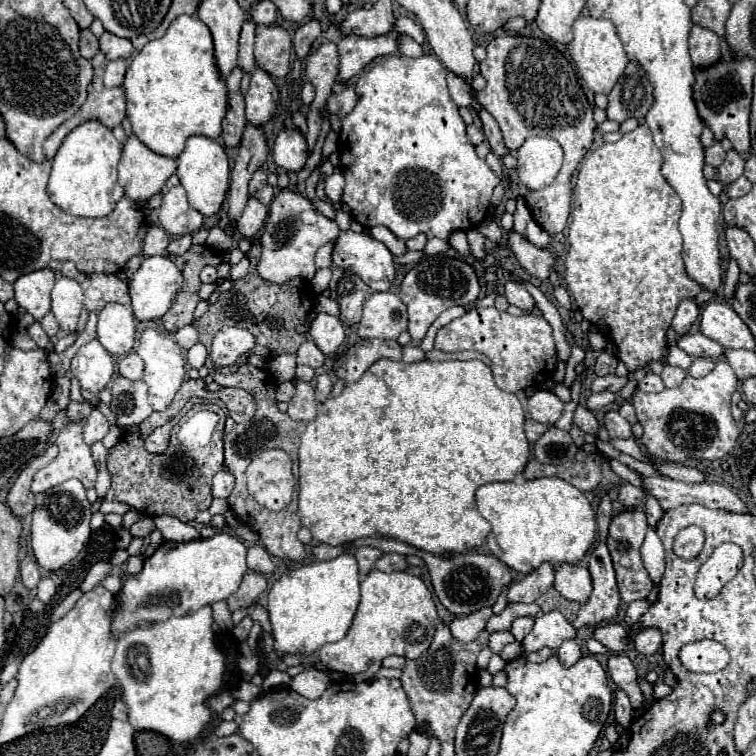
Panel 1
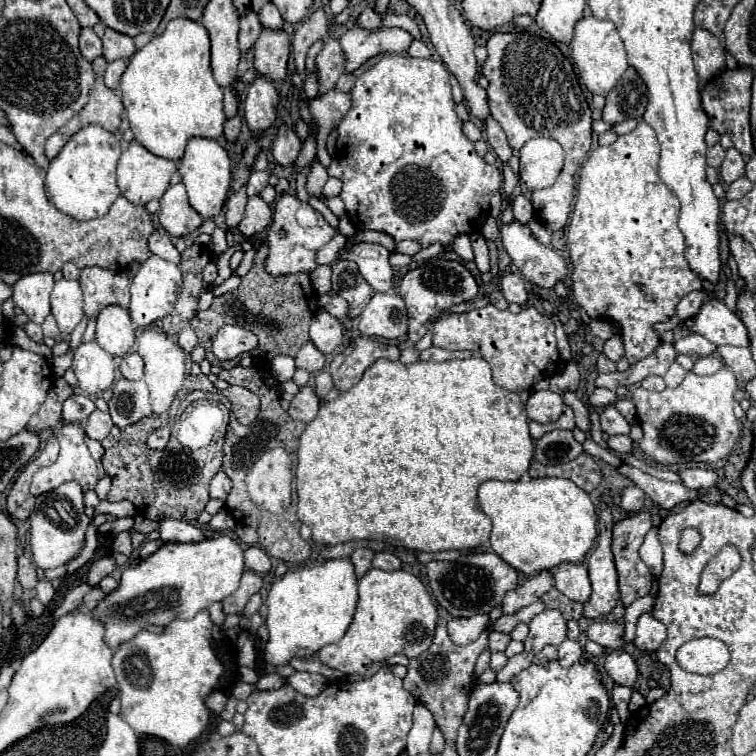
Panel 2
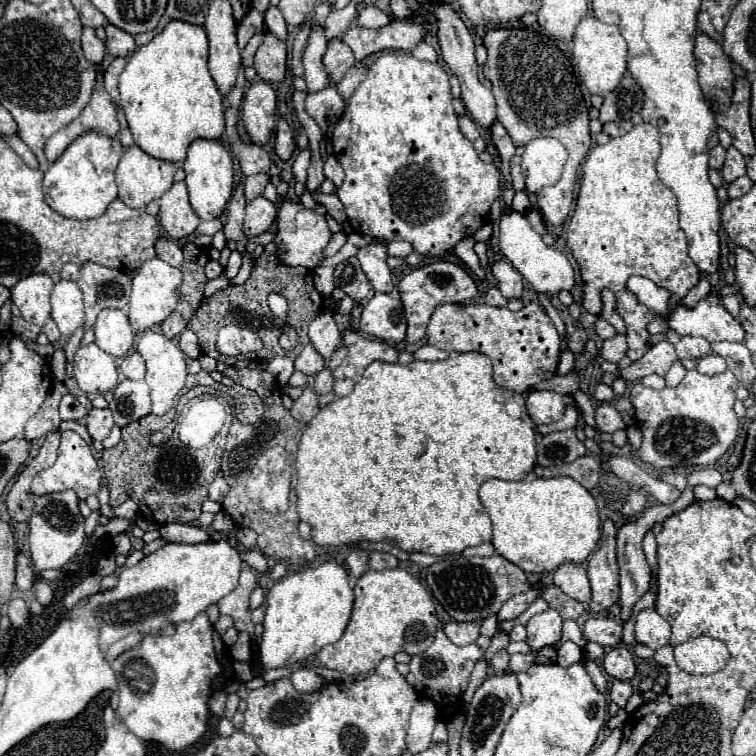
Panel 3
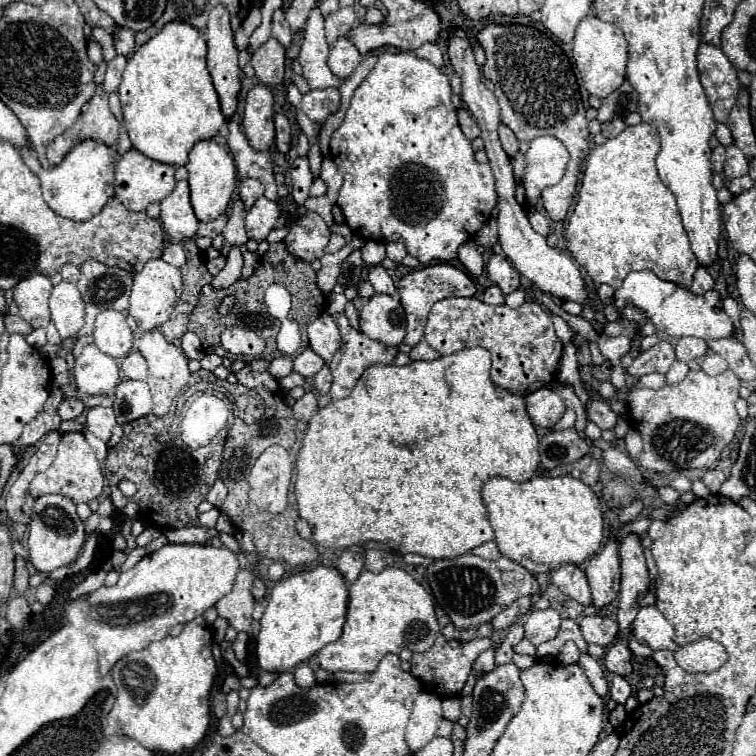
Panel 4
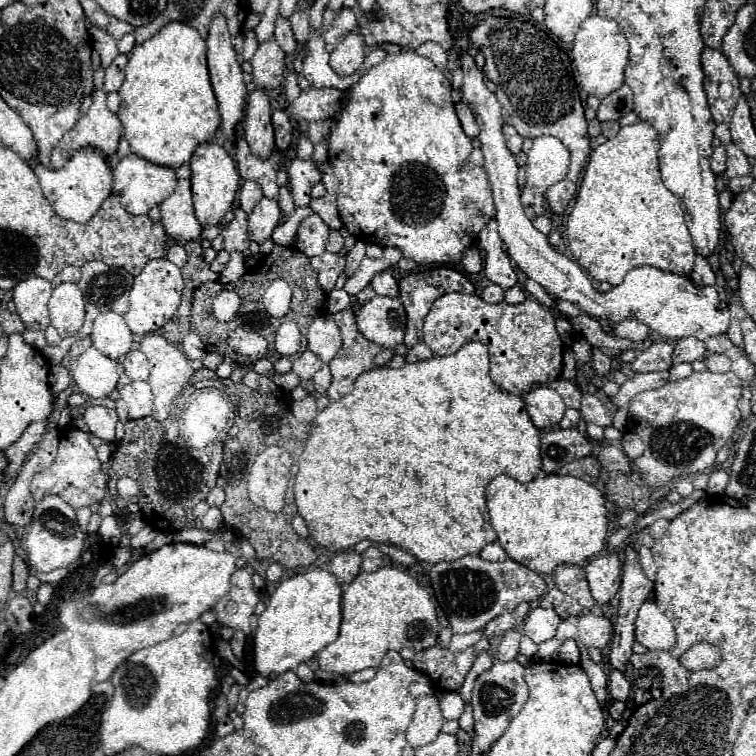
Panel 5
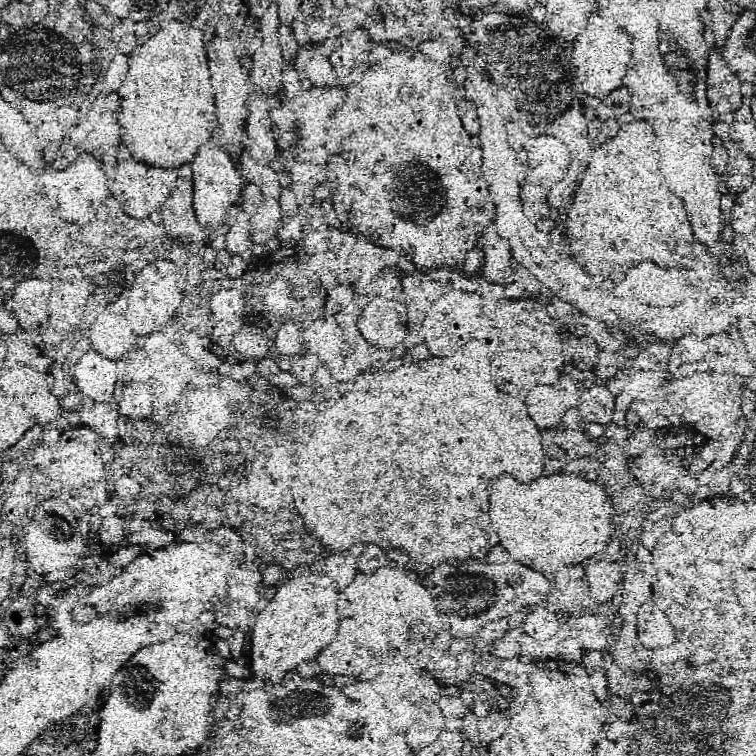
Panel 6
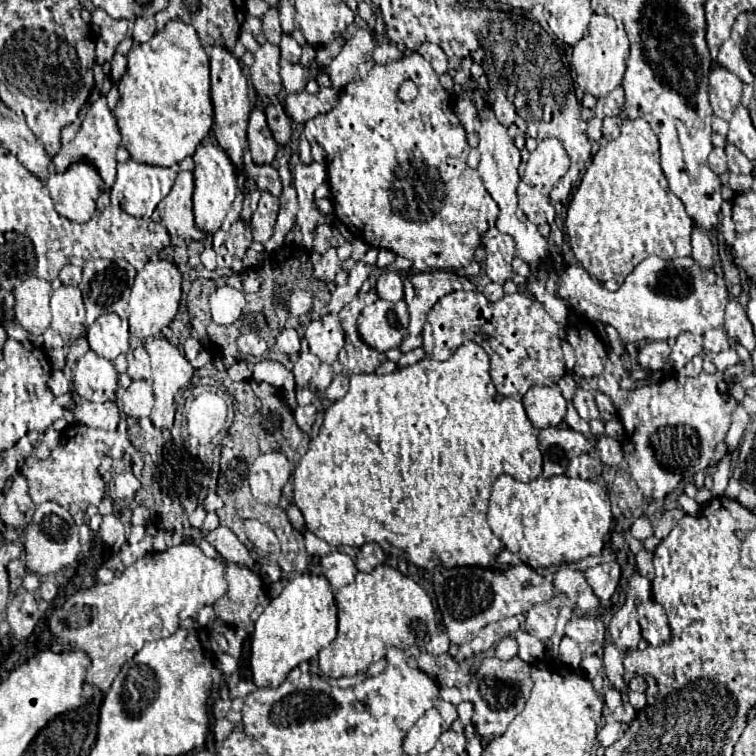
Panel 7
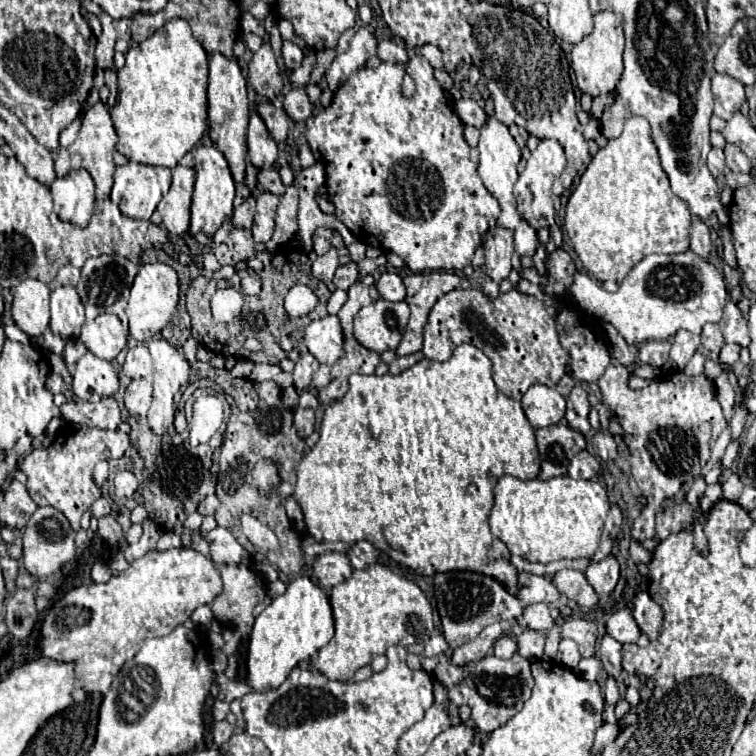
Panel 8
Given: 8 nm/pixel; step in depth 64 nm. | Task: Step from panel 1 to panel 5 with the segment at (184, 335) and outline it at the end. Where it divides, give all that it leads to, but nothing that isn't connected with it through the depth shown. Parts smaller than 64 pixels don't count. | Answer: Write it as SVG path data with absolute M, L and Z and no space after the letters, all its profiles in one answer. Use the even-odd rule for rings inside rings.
M188 332L186 338L184 338L184 342L182 342L184 354L186 354L190 360L200 360L200 358L202 358L202 348L204 348L204 344L202 344L202 340L198 338L198 334Z

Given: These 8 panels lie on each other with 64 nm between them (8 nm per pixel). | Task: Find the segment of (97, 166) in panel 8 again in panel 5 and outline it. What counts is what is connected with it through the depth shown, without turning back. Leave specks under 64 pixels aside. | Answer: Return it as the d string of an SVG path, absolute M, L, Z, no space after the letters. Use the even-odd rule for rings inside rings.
M96 90L92 106L86 114L80 116L76 126L64 134L64 138L58 142L58 146L52 152L52 166L62 168L68 158L84 148L96 148L104 156L110 156L116 152L118 142L124 134L124 128L116 114L112 114L106 106L106 92Z

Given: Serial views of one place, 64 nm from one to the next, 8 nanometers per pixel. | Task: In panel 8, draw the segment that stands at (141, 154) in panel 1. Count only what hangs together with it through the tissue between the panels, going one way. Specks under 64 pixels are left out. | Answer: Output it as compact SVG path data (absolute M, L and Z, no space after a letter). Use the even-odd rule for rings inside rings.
M128 162L116 168L111 196L118 196L118 208L124 216L150 220L160 198L168 192L172 170L162 166L146 166Z

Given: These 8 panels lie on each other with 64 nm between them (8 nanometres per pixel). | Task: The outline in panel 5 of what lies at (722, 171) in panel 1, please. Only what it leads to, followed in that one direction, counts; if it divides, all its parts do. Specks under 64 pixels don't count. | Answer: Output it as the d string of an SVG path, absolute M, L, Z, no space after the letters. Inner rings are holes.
M726 144L726 152L728 152L728 160L726 160L726 176L728 178L750 174L750 162L738 146Z

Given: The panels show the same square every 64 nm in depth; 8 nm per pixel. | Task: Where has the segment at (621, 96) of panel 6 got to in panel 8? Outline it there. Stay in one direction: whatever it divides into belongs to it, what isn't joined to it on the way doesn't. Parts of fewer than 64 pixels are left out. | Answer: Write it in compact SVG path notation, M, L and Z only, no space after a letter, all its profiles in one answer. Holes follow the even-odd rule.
M604 94L604 96L596 96L596 98L592 100L592 116L600 118L602 112L604 112L604 108L606 108L610 102L612 102L612 100L610 100L608 94Z

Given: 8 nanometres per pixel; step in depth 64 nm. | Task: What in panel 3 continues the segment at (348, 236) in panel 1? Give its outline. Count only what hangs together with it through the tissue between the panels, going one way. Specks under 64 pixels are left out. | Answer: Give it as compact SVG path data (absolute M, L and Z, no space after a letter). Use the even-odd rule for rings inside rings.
M372 242L364 248L360 248L356 256L362 264L366 278L372 282L374 290L390 294L394 290L394 284L392 284L392 278L390 278L390 268L386 264L386 258L388 258L386 246L380 244L380 242Z

